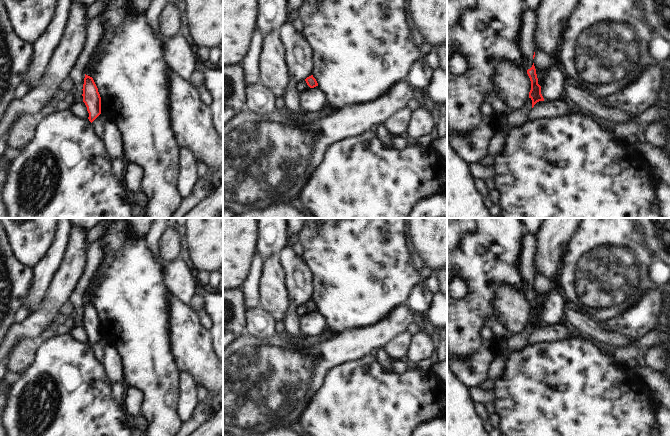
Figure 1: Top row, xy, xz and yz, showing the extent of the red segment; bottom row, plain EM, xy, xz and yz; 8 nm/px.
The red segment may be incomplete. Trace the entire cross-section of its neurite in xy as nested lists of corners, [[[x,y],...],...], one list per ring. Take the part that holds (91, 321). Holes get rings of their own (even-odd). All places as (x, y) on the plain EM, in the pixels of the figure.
[[[85,298],[83,308],[83,326],[89,337],[89,345],[92,347],[101,338],[101,321],[92,301]]]

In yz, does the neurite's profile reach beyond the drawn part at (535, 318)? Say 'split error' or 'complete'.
split error

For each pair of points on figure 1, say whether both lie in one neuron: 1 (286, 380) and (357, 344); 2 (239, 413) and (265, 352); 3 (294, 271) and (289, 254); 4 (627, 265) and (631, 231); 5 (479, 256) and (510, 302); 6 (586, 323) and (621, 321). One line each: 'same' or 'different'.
1: same
2: same
3: same
4: same
5: different
6: different

